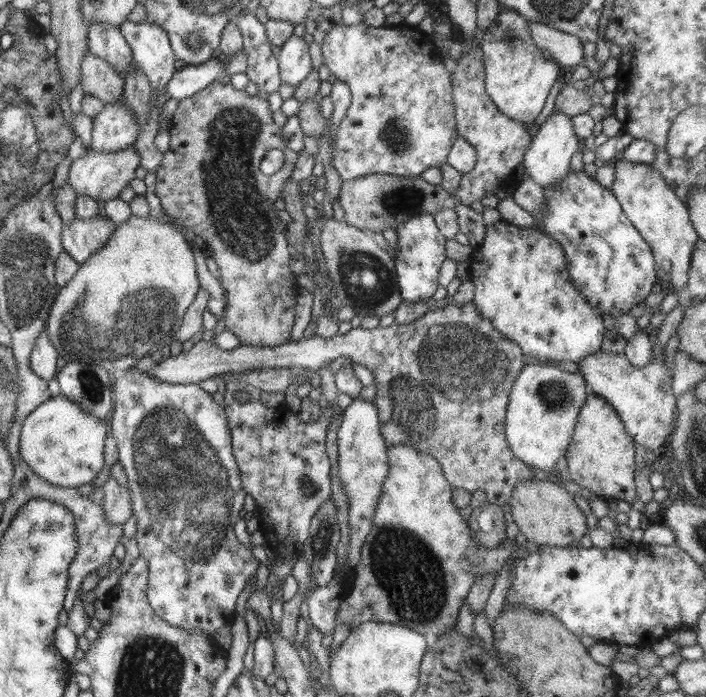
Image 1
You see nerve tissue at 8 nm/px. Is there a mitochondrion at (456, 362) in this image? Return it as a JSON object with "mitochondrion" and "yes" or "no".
{"mitochondrion":"yes"}

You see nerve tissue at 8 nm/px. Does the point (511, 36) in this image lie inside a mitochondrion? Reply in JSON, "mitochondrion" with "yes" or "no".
{"mitochondrion":"yes"}

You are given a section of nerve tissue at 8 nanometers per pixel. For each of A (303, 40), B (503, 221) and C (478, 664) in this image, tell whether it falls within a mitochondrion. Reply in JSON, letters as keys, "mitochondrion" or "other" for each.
{"A":"other","B":"other","C":"other"}

